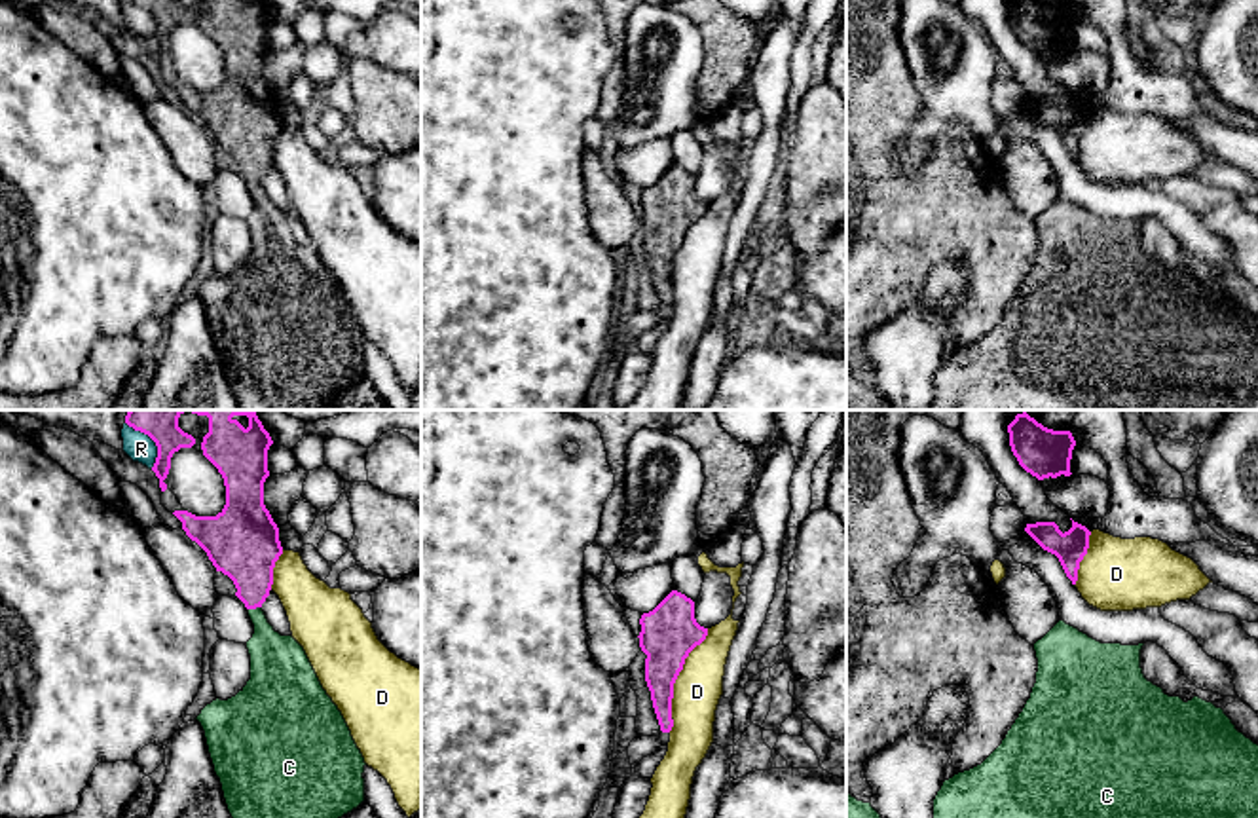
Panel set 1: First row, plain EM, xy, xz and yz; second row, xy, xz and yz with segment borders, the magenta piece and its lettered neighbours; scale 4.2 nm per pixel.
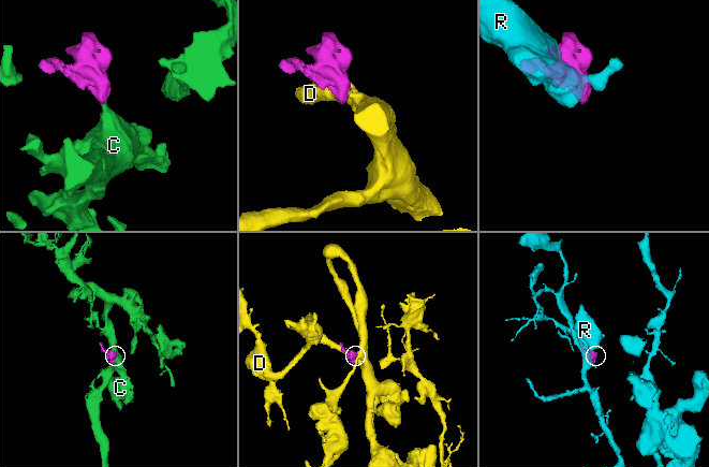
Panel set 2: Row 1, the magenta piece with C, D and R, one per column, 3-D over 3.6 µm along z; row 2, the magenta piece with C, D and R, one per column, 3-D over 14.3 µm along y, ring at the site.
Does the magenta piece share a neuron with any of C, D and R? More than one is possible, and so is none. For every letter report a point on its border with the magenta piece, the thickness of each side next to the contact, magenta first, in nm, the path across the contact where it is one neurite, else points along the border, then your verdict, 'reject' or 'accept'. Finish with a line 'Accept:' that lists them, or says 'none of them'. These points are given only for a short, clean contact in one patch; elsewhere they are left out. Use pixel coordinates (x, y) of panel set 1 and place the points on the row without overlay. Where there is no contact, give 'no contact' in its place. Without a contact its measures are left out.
C: meets magenta in xy at (255, 183); 260 nm thick on the magenta side, 220 nm on the other; accept
D: meets magenta in xz at (676, 253); 240 nm thick on the magenta side, 200 nm on the other; border along xz (708, 204), (674, 259), (668, 306); reject
R: meets magenta in xy at (154, 16); 120 nm thick on the magenta side, 120 nm on the other; reject
Accept: C

